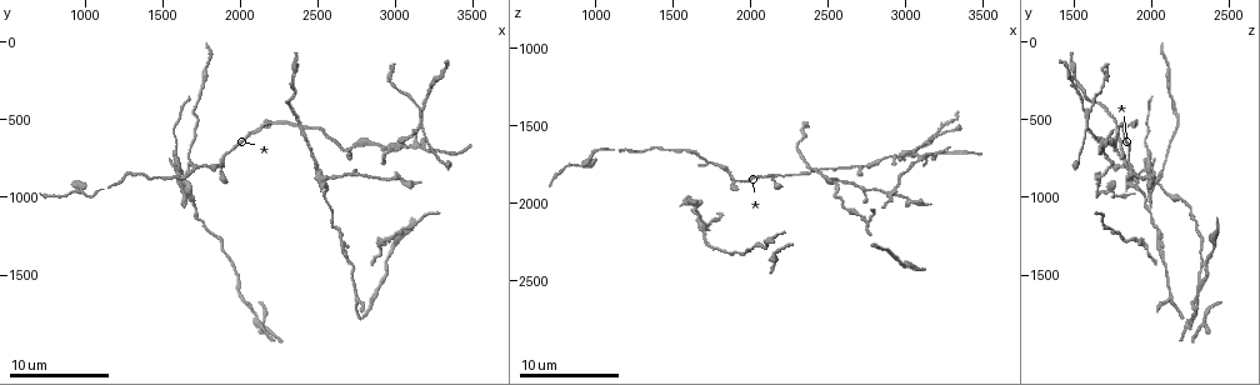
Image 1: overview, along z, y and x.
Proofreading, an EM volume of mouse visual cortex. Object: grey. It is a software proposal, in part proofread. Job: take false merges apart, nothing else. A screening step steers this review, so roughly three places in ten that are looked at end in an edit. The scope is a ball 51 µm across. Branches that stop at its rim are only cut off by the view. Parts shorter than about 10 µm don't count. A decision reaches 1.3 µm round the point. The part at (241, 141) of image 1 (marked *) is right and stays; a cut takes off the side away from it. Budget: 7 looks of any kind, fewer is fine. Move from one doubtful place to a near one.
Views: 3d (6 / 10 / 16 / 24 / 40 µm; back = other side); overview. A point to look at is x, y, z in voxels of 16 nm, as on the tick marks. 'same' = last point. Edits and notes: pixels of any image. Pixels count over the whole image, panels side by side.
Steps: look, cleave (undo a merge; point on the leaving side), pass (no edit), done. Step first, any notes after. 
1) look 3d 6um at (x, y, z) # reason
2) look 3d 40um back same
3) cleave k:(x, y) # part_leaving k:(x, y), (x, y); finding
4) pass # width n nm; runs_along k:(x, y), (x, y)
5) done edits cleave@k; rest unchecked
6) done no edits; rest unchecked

look 3d 16um at (1880, 760, 1840) # calibre changes

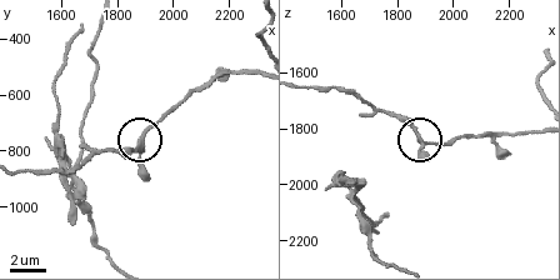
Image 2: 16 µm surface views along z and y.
pass # runs_along 2:(175, 106), (136, 146), (115, 150); all the same cell

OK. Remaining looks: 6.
look 3d 6um at (2420, 580, 1800) # three arms meet

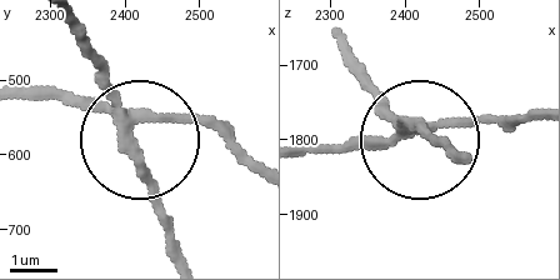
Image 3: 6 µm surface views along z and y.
cleave 3:(100, 61) # arms 3; part_leaving 3:(121, 129), (174, 256); two cells meet here

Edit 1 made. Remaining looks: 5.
look overview

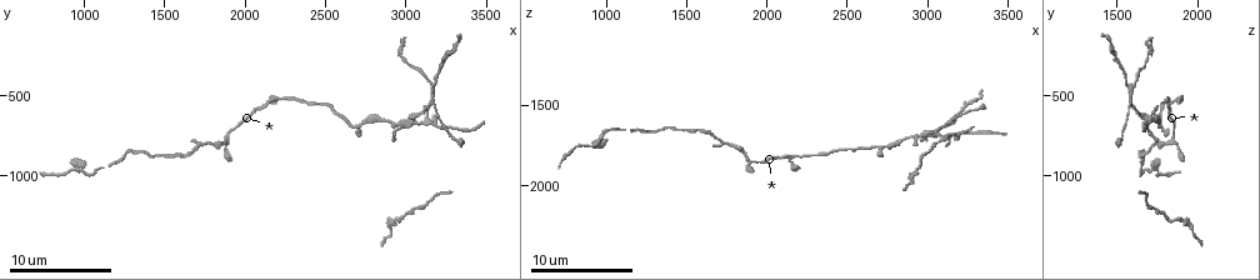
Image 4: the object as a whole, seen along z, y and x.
look 3d 6um at (2700, 700, 1760) # three-way junction

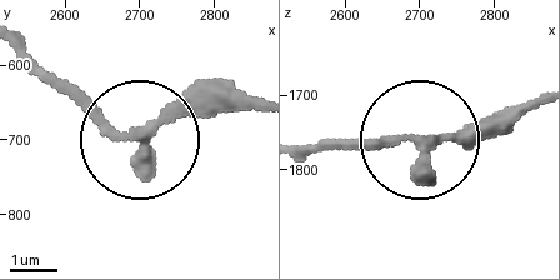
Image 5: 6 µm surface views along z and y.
look 3d 6um back at (2710, 685, 1765)

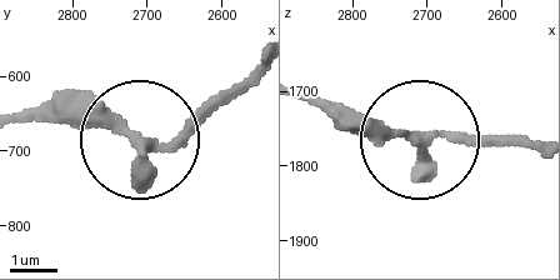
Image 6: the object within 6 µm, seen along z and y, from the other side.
pass # arms 3; runs_along 6:(535, 148), (391, 135), (324, 104); all the same cell

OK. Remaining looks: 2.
done edits cleave@3; rest unchecked

